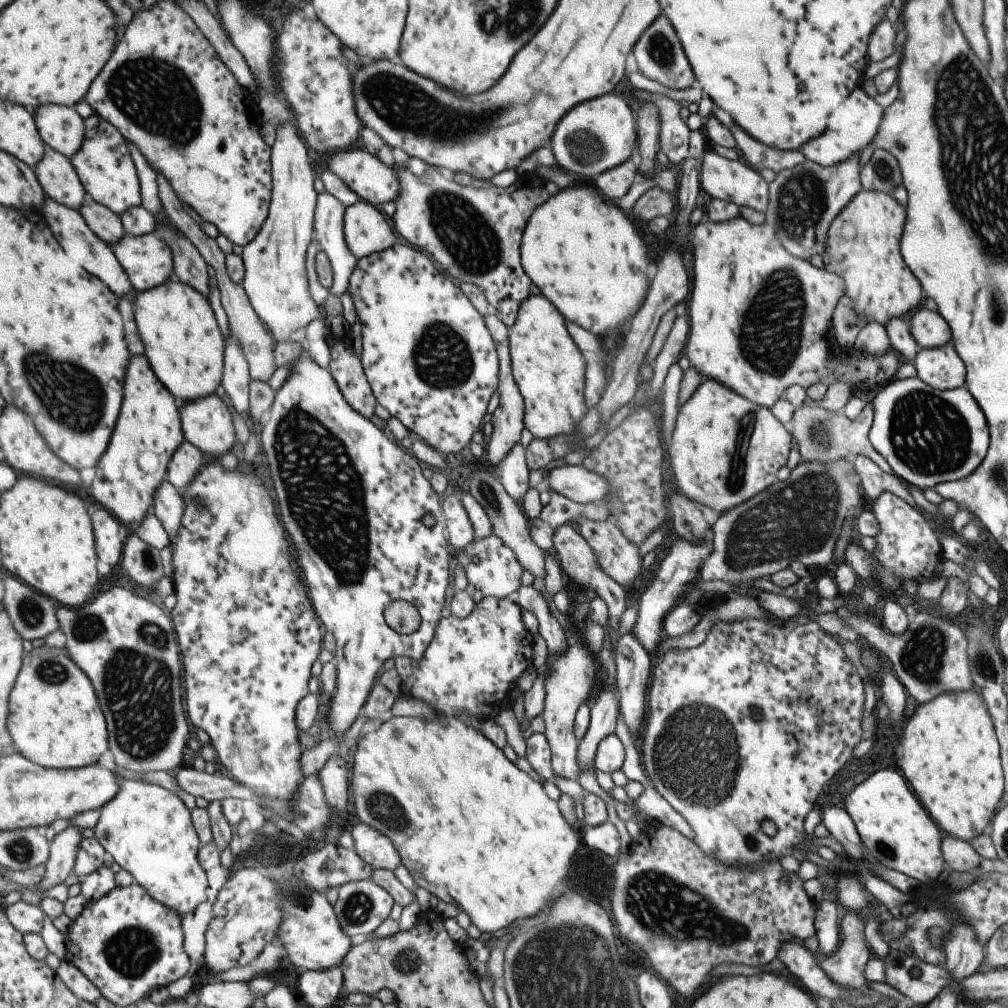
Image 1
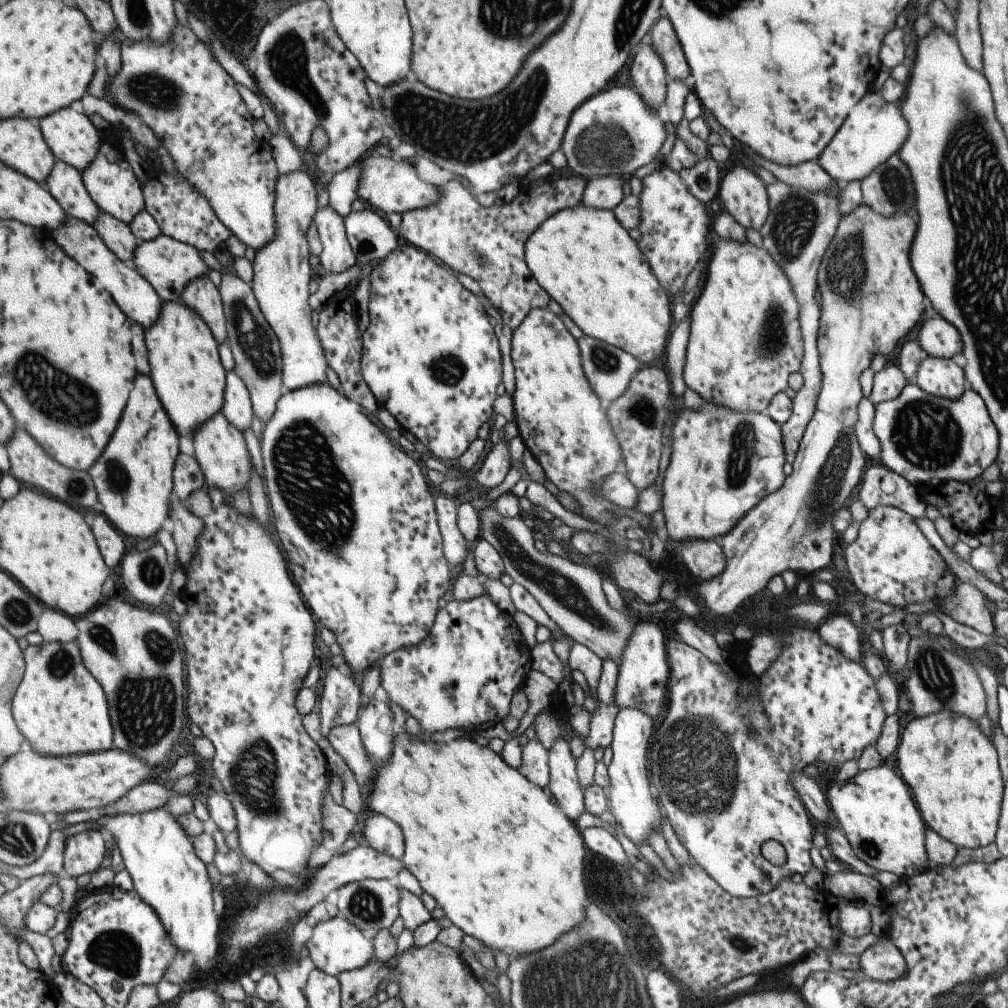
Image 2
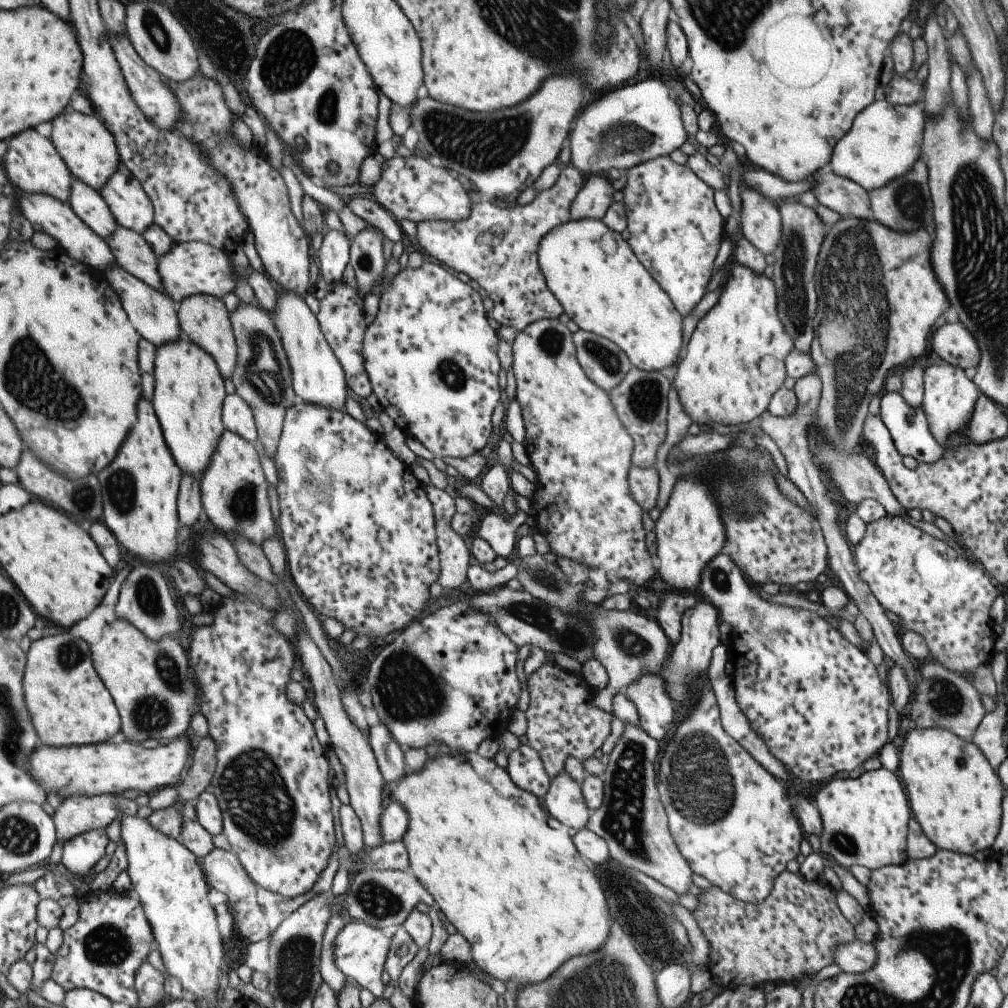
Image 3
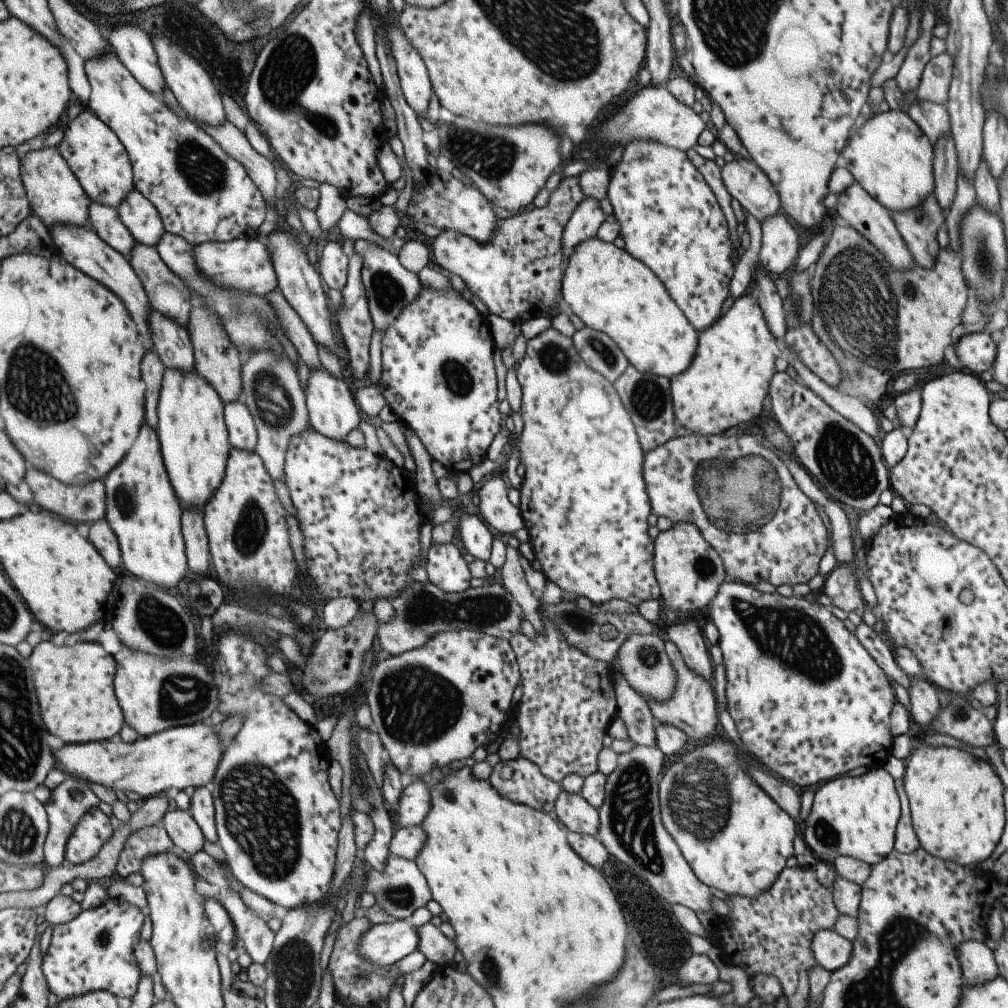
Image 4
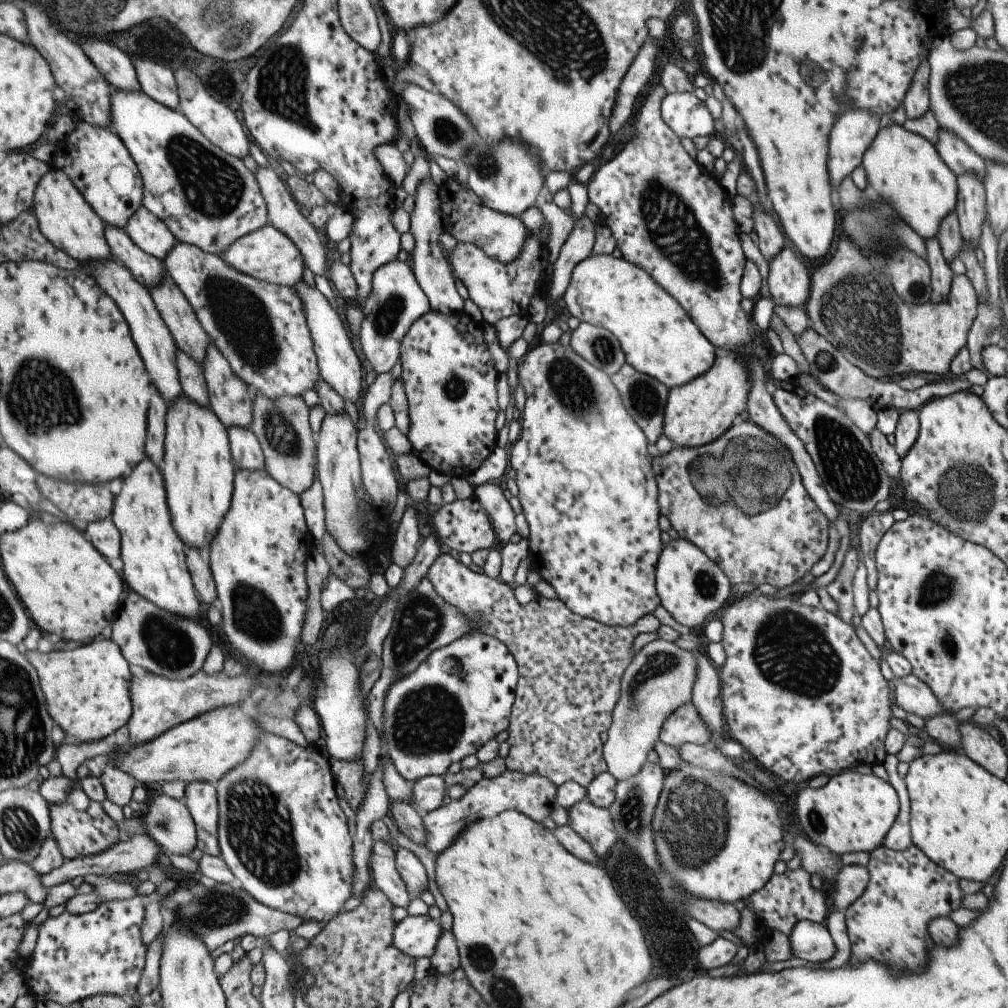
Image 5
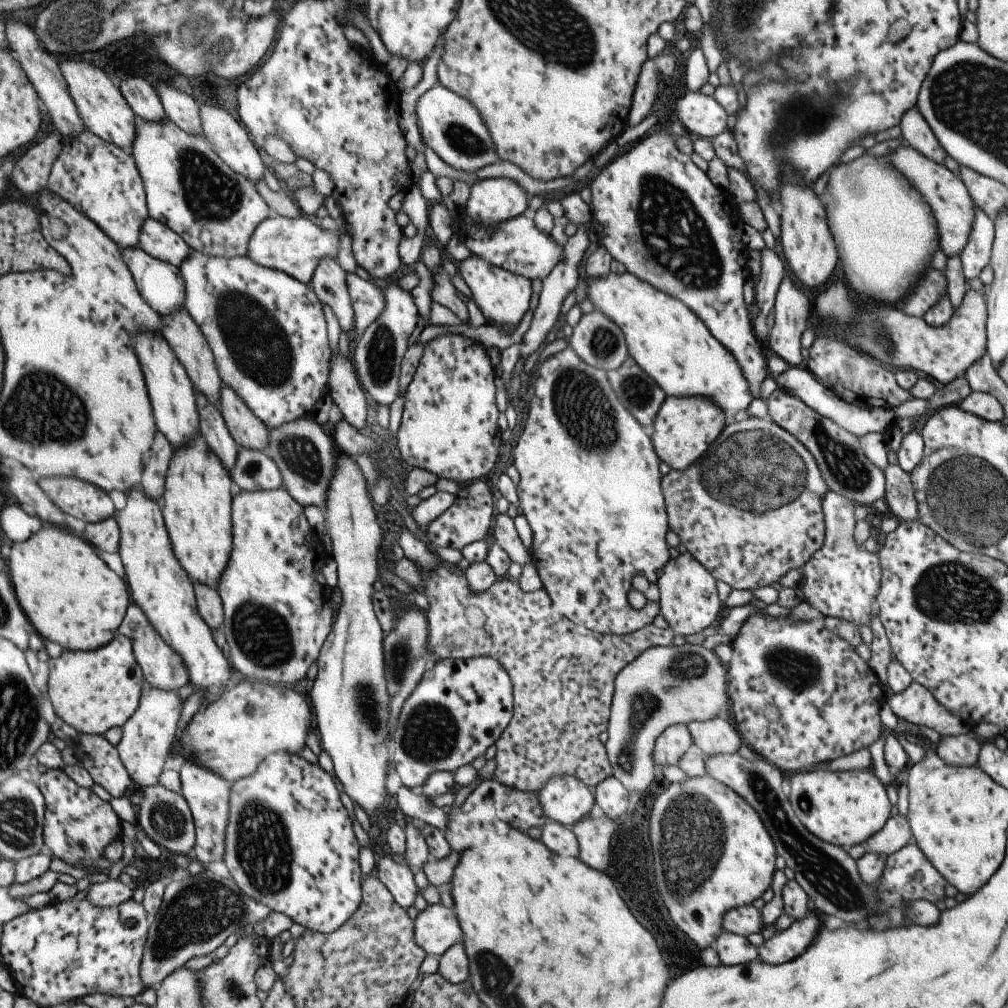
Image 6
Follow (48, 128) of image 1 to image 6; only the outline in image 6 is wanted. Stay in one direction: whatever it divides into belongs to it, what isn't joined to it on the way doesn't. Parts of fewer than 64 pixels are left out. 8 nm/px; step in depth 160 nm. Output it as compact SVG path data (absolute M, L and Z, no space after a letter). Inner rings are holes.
M87 128L80 137L65 140L64 149L53 165L47 189L89 215L122 250L139 246L144 222L151 214L144 178L131 152L107 142Z

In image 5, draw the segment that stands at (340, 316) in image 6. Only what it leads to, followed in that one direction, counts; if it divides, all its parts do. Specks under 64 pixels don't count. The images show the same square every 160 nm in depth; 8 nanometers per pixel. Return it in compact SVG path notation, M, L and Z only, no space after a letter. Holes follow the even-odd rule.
M258 166L254 174L267 206L268 224L275 227L277 231L281 231L281 234L286 236L298 248L302 255L302 261L307 264L308 269L313 274L320 274L328 278L327 266L331 258L331 252L321 246L317 231L307 221L307 217L303 217L303 214L299 213L299 204L293 200L288 188L285 188L286 184L283 184L277 174L268 166Z

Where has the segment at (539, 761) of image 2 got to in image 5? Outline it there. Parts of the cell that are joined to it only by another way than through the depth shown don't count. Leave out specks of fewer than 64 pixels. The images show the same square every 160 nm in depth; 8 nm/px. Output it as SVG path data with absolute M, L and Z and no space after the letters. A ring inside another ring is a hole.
M503 770L501 774L492 778L482 777L461 797L461 800L452 800L449 806L442 805L431 812L421 814L421 822L424 831L422 845L437 854L442 851L457 836L457 833L473 819L481 816L489 816L489 806L495 808L495 814L499 814L505 808L517 810L527 815L530 819L540 822L551 814L555 806L556 786L548 781L548 778L539 776L537 773L525 774L519 771Z

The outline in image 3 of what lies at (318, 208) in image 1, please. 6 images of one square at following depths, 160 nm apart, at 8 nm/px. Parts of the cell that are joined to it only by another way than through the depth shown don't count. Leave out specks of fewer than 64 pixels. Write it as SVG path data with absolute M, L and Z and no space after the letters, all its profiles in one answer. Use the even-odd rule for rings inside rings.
M334 229L323 230L319 246L319 274L328 285L341 282L341 272L348 265L350 240L343 233Z

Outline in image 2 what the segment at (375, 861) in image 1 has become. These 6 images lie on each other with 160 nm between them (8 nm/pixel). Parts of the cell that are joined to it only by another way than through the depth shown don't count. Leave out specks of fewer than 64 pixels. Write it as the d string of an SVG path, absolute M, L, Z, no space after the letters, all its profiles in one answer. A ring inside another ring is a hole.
M371 814L363 822L363 838L373 850L387 854L391 858L400 859L404 850L403 834L397 824L391 822L381 814Z

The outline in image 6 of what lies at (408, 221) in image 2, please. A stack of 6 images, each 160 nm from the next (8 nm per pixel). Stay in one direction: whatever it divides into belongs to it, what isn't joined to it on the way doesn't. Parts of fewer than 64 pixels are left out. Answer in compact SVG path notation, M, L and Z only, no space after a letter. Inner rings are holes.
M473 254L465 258L465 260L458 262L456 267L461 286L482 313L486 324L490 326L493 323L501 325L505 334L512 332L528 309L532 293L531 281L524 276L497 268Z

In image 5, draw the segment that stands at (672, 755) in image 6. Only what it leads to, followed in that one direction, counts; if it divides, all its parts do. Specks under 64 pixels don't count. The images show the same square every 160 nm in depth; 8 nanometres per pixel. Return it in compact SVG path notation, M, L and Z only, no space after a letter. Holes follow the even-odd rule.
M691 701L677 707L661 723L658 739L675 750L683 743L699 743L701 746L710 745L712 730L699 716Z

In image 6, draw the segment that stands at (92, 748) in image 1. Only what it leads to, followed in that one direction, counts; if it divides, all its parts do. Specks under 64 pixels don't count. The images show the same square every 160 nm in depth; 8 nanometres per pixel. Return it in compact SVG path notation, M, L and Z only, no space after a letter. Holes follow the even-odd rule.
M121 634L107 646L94 651L67 651L49 660L48 695L55 714L78 733L105 736L113 727L122 727L140 708L144 670L137 662L132 640Z

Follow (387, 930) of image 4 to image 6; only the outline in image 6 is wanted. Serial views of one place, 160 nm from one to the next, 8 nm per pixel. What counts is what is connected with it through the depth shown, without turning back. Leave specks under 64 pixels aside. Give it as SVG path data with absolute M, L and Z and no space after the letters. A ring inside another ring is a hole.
M439 903L428 904L412 919L412 937L426 955L440 957L452 944L460 942L461 929L452 909Z

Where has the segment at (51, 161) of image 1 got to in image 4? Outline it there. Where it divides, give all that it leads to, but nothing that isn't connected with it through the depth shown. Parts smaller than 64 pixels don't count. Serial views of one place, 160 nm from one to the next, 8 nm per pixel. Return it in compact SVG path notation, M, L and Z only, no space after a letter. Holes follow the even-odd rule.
M92 200L90 218L90 225L105 242L109 243L109 246L121 251L125 256L130 256L137 243L136 238L123 224L117 207Z

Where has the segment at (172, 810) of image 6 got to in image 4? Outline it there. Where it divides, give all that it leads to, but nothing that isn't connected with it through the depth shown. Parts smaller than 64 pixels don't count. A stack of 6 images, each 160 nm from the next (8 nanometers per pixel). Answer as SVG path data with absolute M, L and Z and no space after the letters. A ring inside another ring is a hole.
M169 811L163 820L165 828L176 846L187 854L194 855L203 850L207 842L204 830L190 811Z

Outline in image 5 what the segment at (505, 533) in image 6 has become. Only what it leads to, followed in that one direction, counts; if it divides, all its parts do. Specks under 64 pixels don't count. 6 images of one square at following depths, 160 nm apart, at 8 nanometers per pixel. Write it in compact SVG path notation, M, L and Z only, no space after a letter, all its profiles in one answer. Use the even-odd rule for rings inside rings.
M483 483L472 488L473 496L489 517L494 535L507 543L515 533L513 510L497 484Z

